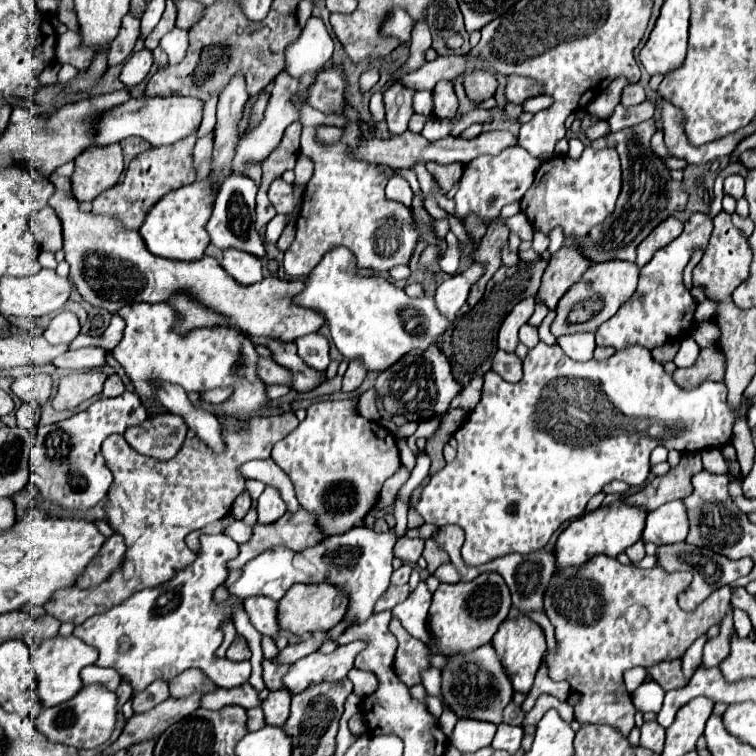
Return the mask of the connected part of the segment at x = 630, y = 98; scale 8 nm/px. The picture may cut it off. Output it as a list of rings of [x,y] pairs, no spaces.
[[[629,84],[629,86],[625,86],[625,90],[623,90],[623,96],[621,96],[621,104],[623,106],[637,106],[637,104],[641,104],[641,102],[645,102],[645,90],[641,88],[641,84]]]

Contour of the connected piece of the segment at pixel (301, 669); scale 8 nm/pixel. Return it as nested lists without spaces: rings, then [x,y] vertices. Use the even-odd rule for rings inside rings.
[[[351,642],[347,646],[337,646],[327,656],[321,652],[309,654],[289,666],[289,672],[281,678],[281,684],[293,696],[321,682],[339,682],[347,676],[357,652],[361,652],[363,646],[363,642]]]

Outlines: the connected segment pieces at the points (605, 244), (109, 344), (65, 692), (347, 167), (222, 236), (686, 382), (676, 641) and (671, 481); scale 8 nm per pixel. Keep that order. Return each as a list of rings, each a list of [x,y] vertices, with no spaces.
[[[655,120],[641,122],[631,128],[623,128],[619,132],[611,132],[607,136],[601,136],[591,142],[593,150],[603,150],[603,148],[613,148],[617,150],[621,158],[621,174],[623,174],[623,184],[621,184],[621,194],[617,200],[617,206],[601,226],[593,226],[585,238],[565,238],[563,246],[579,246],[581,254],[589,260],[589,264],[597,262],[609,262],[609,260],[627,260],[635,262],[635,252],[637,246],[671,214],[685,210],[687,206],[687,192],[683,188],[683,182],[671,178],[671,170],[665,166],[665,162],[653,154],[651,150],[651,136],[655,134],[657,126]]]
[[[115,314],[111,318],[111,324],[103,330],[101,336],[77,336],[75,342],[71,344],[71,348],[81,348],[81,346],[99,346],[99,348],[105,348],[107,352],[111,352],[123,338],[123,328],[125,328],[125,322]]]
[[[53,636],[53,638],[47,638],[45,642],[41,642],[41,646],[37,646],[33,652],[31,652],[31,664],[35,666],[35,672],[37,672],[37,695],[43,702],[43,708],[49,708],[49,706],[55,706],[55,704],[61,704],[61,702],[67,702],[69,698],[73,698],[79,690],[81,690],[81,678],[79,678],[79,672],[93,664],[97,660],[99,652],[97,648],[85,644],[83,640],[79,640],[77,636]]]
[[[345,104],[343,114],[347,118],[343,126],[344,135],[340,142],[331,146],[319,142],[315,130],[303,128],[301,154],[311,158],[315,170],[303,192],[303,206],[297,218],[297,236],[283,258],[287,276],[307,276],[313,266],[317,266],[317,262],[335,246],[349,248],[357,260],[357,268],[369,268],[373,272],[385,272],[393,266],[407,264],[413,248],[417,246],[419,232],[413,212],[399,202],[385,200],[387,176],[381,174],[375,164],[349,156],[361,133],[361,118],[349,104]]]
[[[231,176],[225,180],[225,192],[217,194],[215,208],[213,208],[213,214],[207,224],[211,242],[219,250],[227,250],[227,248],[245,250],[259,260],[263,260],[267,256],[265,240],[261,238],[261,234],[255,228],[255,194],[257,194],[257,186],[247,176]]]
[[[703,348],[693,366],[675,370],[673,380],[683,388],[693,388],[693,386],[699,386],[705,380],[721,382],[723,374],[725,374],[723,354],[717,348]]]
[[[609,556],[591,558],[585,566],[555,570],[545,590],[545,614],[555,628],[557,650],[555,652],[547,650],[545,664],[551,680],[557,680],[557,682],[567,680],[571,684],[571,694],[579,696],[577,704],[573,706],[575,720],[579,724],[607,724],[621,730],[621,734],[629,736],[629,732],[635,726],[635,708],[633,708],[631,696],[625,690],[625,684],[621,682],[623,672],[633,666],[647,668],[661,660],[681,658],[685,650],[701,634],[705,634],[711,626],[721,624],[725,612],[731,608],[729,586],[715,590],[693,612],[685,612],[677,606],[677,594],[681,594],[689,586],[691,578],[693,576],[689,572],[667,574],[661,568],[639,570],[639,568],[623,566]]]
[[[683,454],[681,462],[675,468],[671,468],[665,476],[655,476],[637,494],[625,498],[625,502],[633,506],[645,506],[647,510],[655,510],[671,500],[687,498],[693,492],[691,478],[701,470],[703,464],[699,454]]]

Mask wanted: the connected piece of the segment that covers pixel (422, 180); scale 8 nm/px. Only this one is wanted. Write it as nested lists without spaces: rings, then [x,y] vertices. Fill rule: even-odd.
[[[417,164],[417,166],[413,168],[413,172],[417,174],[417,180],[419,180],[419,184],[421,184],[421,190],[423,190],[423,194],[429,194],[431,186],[435,184],[435,178],[433,178],[433,176],[427,172],[425,164]]]

